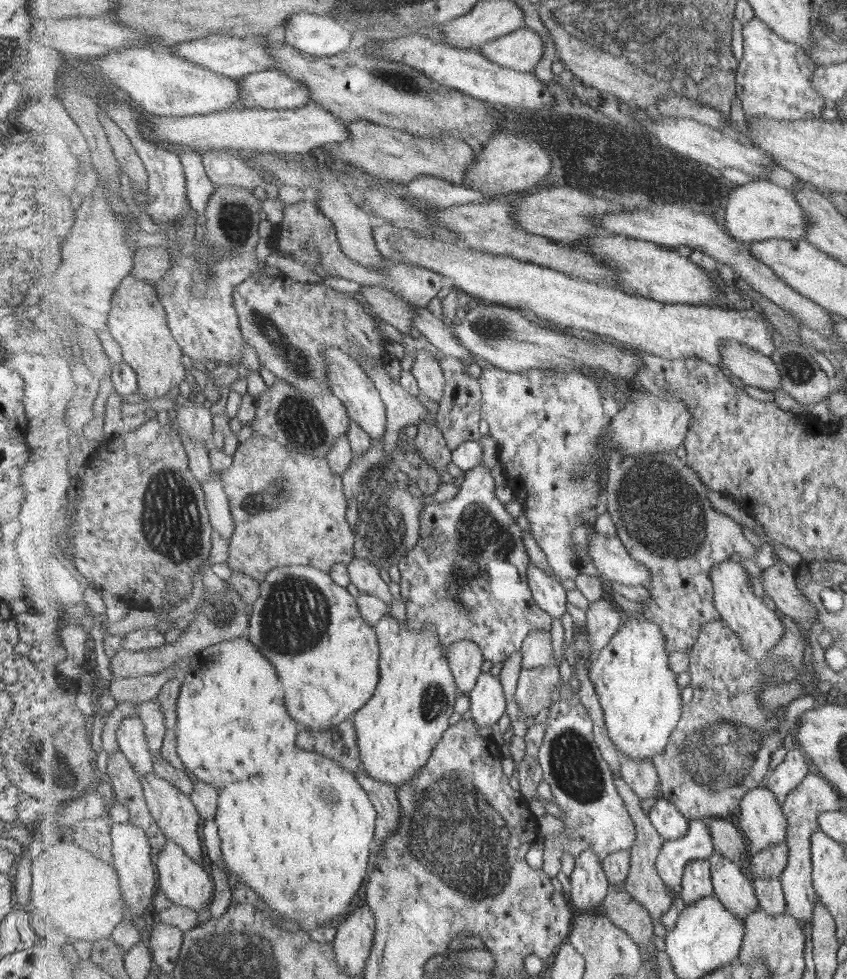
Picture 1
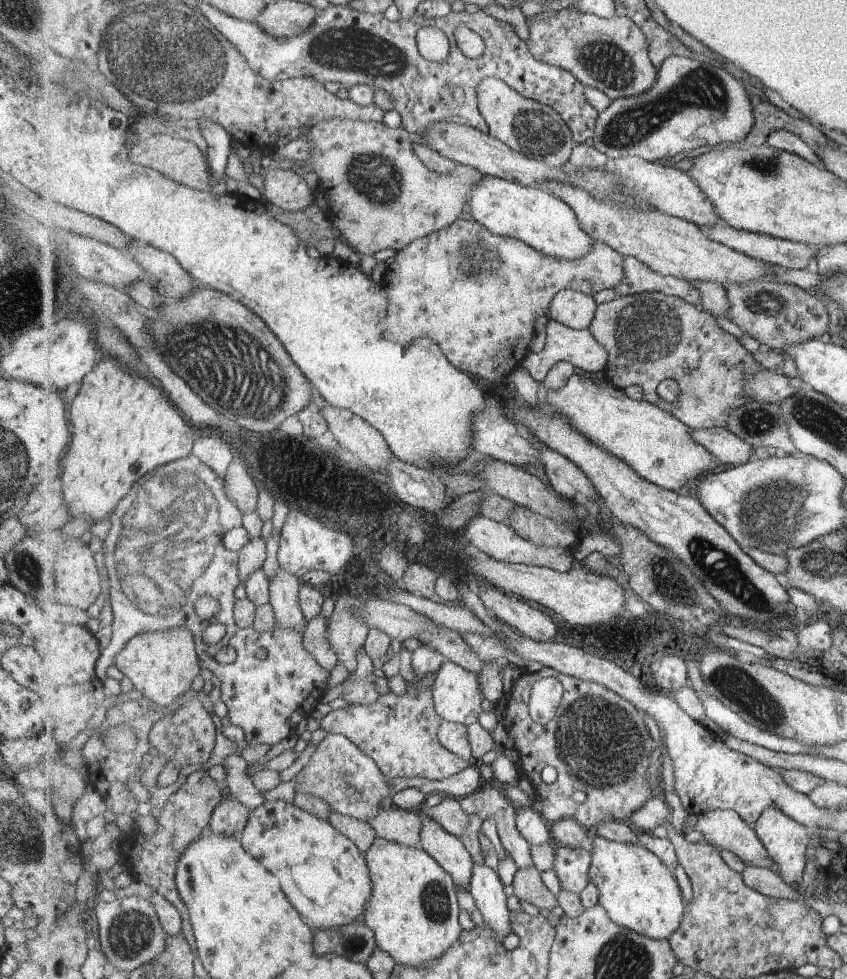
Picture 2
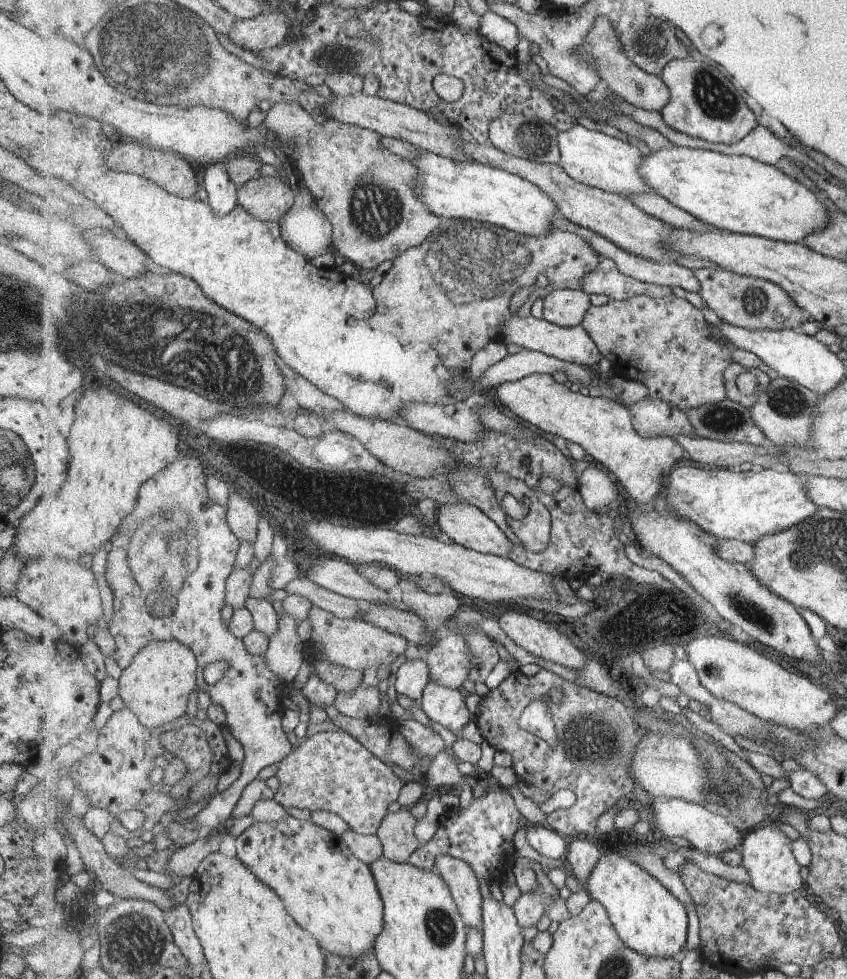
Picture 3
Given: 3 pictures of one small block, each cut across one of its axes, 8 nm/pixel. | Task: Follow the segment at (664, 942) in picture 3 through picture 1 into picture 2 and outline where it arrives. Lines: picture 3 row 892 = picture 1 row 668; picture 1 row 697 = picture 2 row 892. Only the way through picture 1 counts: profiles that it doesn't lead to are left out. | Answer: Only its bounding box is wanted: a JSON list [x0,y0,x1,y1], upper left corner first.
[590,834,686,940]

